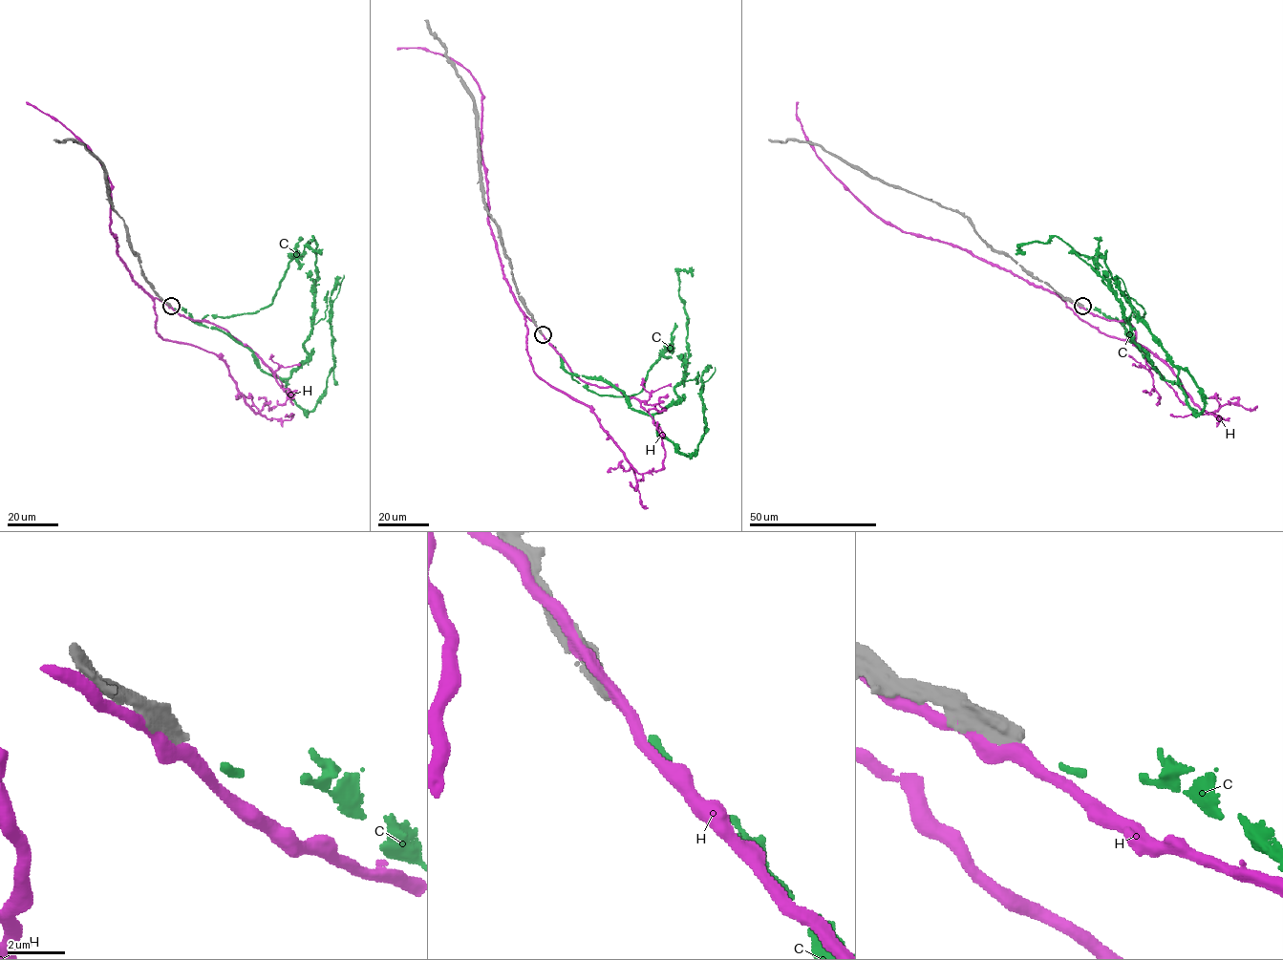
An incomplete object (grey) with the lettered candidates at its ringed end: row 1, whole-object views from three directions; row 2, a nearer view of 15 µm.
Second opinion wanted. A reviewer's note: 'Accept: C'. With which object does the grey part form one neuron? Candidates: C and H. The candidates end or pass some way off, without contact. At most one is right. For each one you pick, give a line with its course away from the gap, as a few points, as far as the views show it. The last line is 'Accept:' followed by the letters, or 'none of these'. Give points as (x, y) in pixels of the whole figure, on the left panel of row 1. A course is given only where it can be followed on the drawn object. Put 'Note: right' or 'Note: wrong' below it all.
C: course (174, 308), (288, 377), (309, 356), (313, 236), (308, 245), (321, 254)
Accept: C
Note: right

